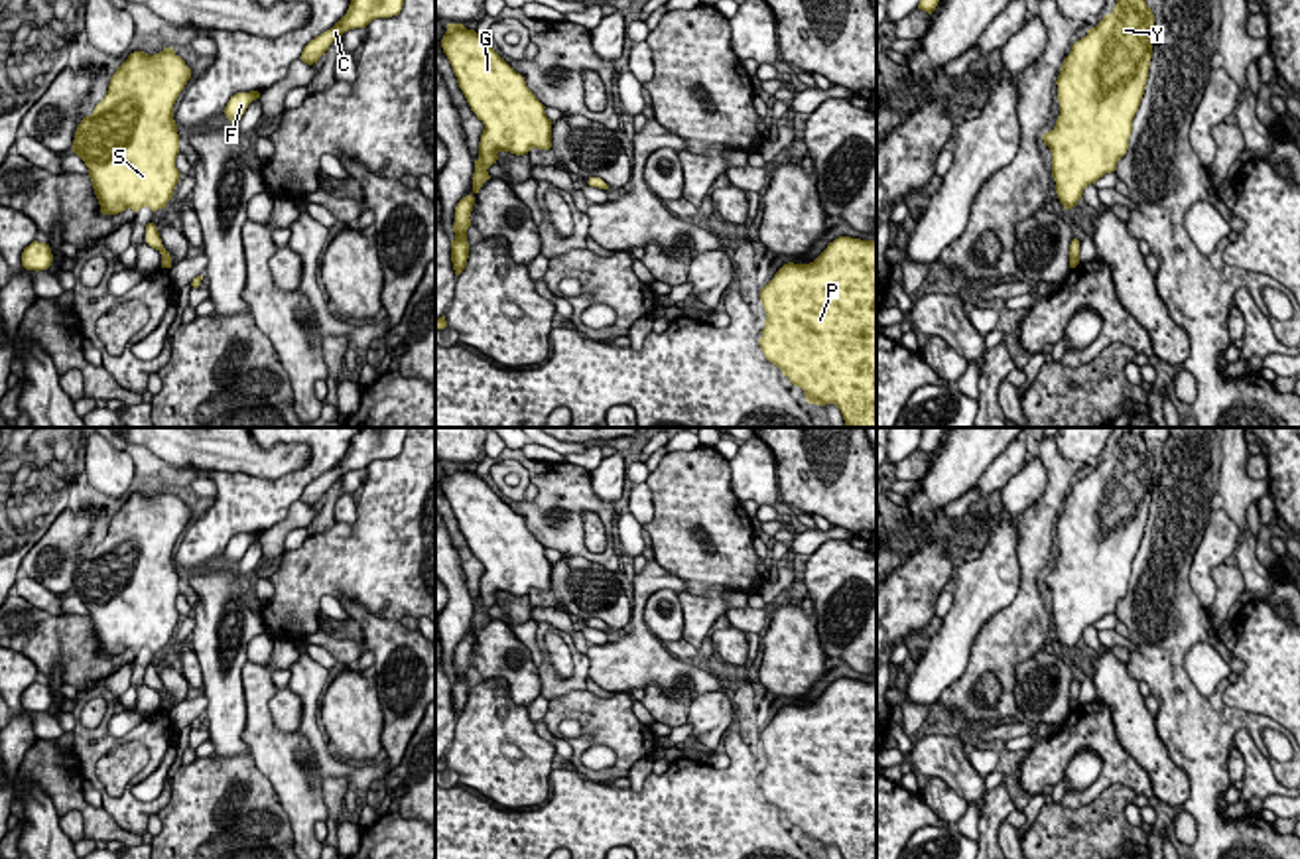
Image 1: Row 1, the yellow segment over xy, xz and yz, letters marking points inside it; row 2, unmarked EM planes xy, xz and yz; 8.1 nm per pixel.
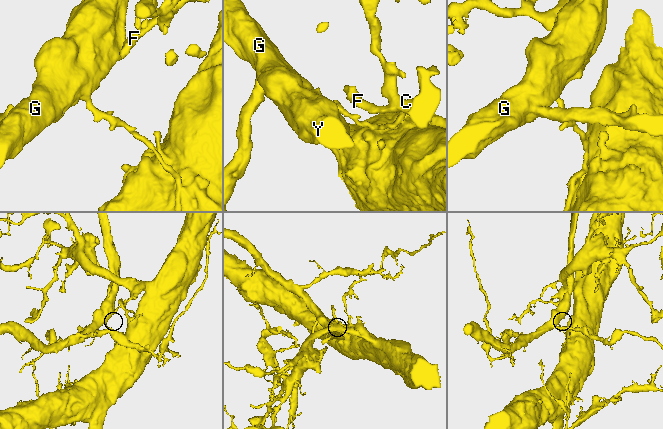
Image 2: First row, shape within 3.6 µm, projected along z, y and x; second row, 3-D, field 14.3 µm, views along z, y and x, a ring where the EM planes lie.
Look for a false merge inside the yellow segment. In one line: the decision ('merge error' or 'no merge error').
merge error

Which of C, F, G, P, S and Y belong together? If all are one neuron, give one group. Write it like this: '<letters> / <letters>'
C F P / G S Y

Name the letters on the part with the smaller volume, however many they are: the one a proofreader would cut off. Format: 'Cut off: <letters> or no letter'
Cut off: G, S, Y

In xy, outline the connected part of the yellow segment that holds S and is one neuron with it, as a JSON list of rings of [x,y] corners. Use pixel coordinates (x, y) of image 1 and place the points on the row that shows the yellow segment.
[[[165,47],[148,55],[134,51],[110,77],[104,99],[77,126],[73,152],[89,167],[95,195],[102,215],[118,215],[126,209],[163,209],[179,183],[175,158],[179,154],[179,134],[173,120],[173,104],[191,79],[185,61]]]

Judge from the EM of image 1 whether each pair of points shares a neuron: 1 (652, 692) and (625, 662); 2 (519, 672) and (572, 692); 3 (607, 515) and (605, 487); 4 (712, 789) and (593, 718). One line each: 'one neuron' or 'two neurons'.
1: two neurons
2: two neurons
3: two neurons
4: two neurons

